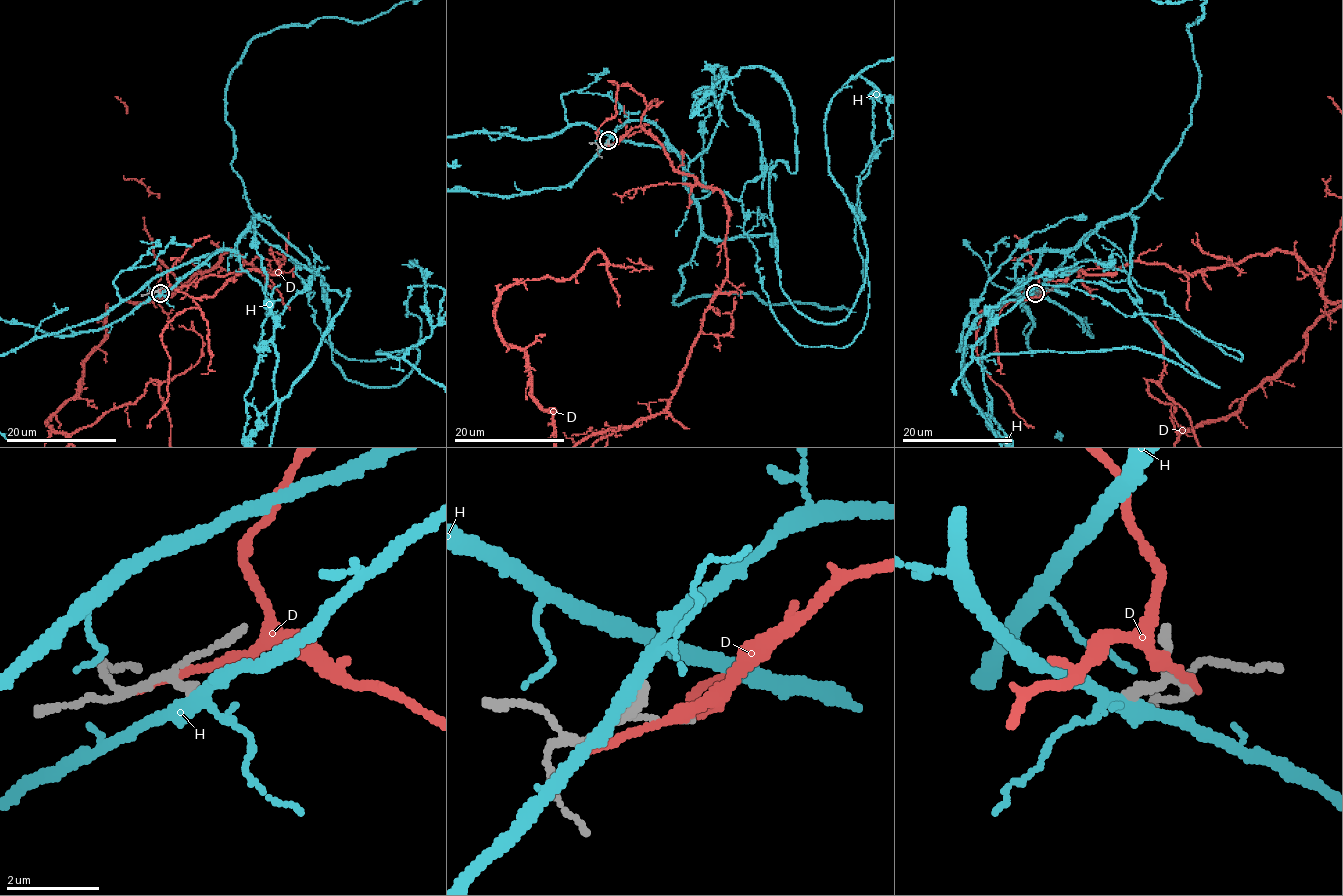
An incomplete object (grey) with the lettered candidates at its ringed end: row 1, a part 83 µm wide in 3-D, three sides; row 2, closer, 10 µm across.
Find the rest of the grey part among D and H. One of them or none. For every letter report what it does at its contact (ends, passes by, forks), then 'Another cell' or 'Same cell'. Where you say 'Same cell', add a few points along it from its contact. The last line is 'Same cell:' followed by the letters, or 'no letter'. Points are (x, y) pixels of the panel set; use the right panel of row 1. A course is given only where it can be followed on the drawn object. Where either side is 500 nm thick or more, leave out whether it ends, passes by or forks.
D: It ends there. Another cell
H: It forks there. Another cell
Same cell: no letter

